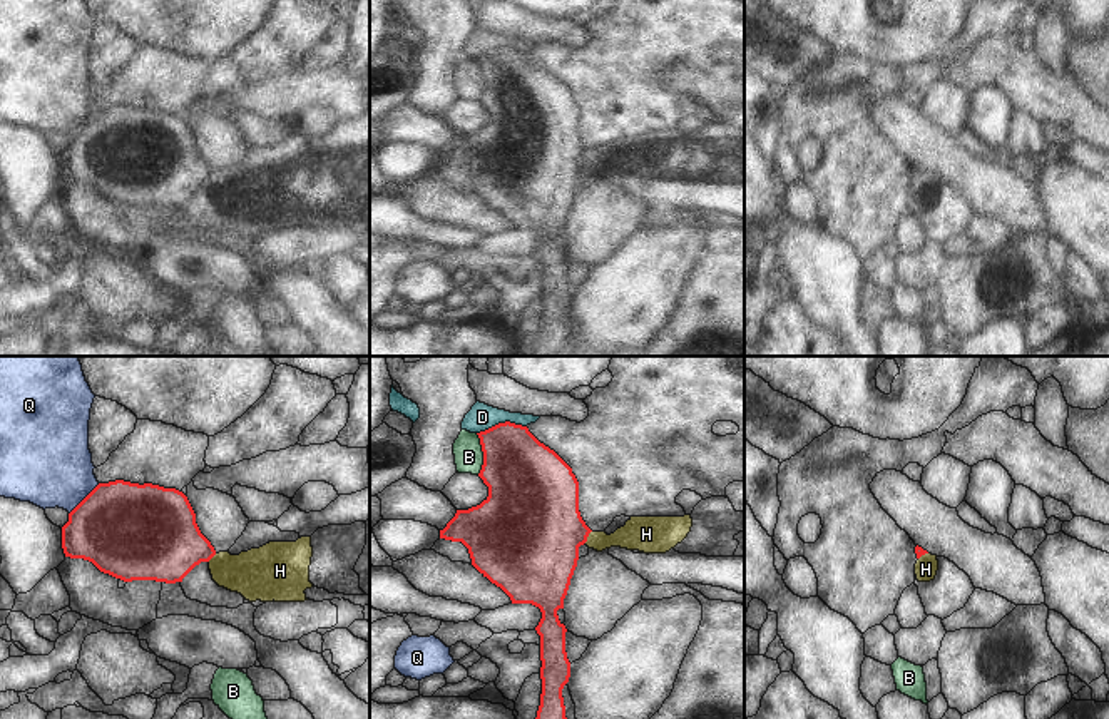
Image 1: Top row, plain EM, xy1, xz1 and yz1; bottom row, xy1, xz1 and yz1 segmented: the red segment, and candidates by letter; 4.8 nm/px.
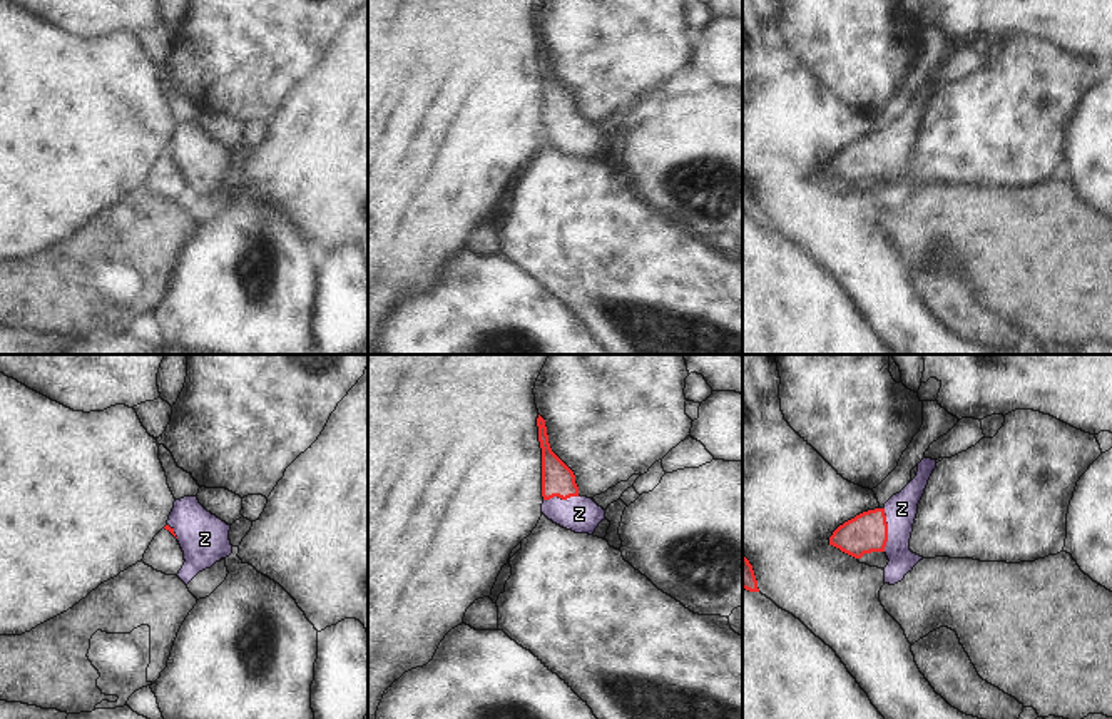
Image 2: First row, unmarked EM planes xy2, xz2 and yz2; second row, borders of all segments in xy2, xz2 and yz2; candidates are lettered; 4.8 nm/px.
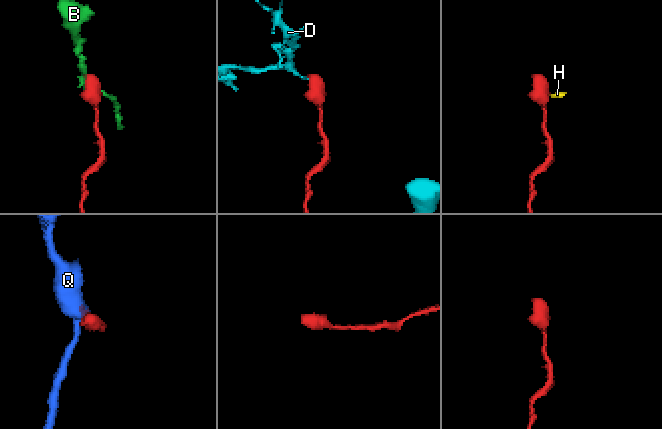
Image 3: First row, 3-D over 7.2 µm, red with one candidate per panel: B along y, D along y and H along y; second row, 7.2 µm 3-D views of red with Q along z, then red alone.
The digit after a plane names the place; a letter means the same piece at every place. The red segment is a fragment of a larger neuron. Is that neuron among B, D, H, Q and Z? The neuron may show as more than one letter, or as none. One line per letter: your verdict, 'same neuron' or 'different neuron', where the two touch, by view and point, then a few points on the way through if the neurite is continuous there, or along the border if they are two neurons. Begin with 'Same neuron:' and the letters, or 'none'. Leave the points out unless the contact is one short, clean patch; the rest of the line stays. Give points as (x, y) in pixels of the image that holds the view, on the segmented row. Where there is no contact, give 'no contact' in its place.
Same neuron: Z
B: different neuron; contact xz1 (484, 453)
D: different neuron; contact xz1 (500, 423); border xz1 (526, 425), (500, 422), (477, 433)
H: different neuron; contact xz1 (587, 535); border xz1 (591, 530), (584, 542)
Q: different neuron; contact xy1 (84, 499); border xy1 (99, 484), (69, 514)
Z: same neuron; contact yz2 (887, 529); way yz2 (867, 532), (887, 529), (902, 509)

